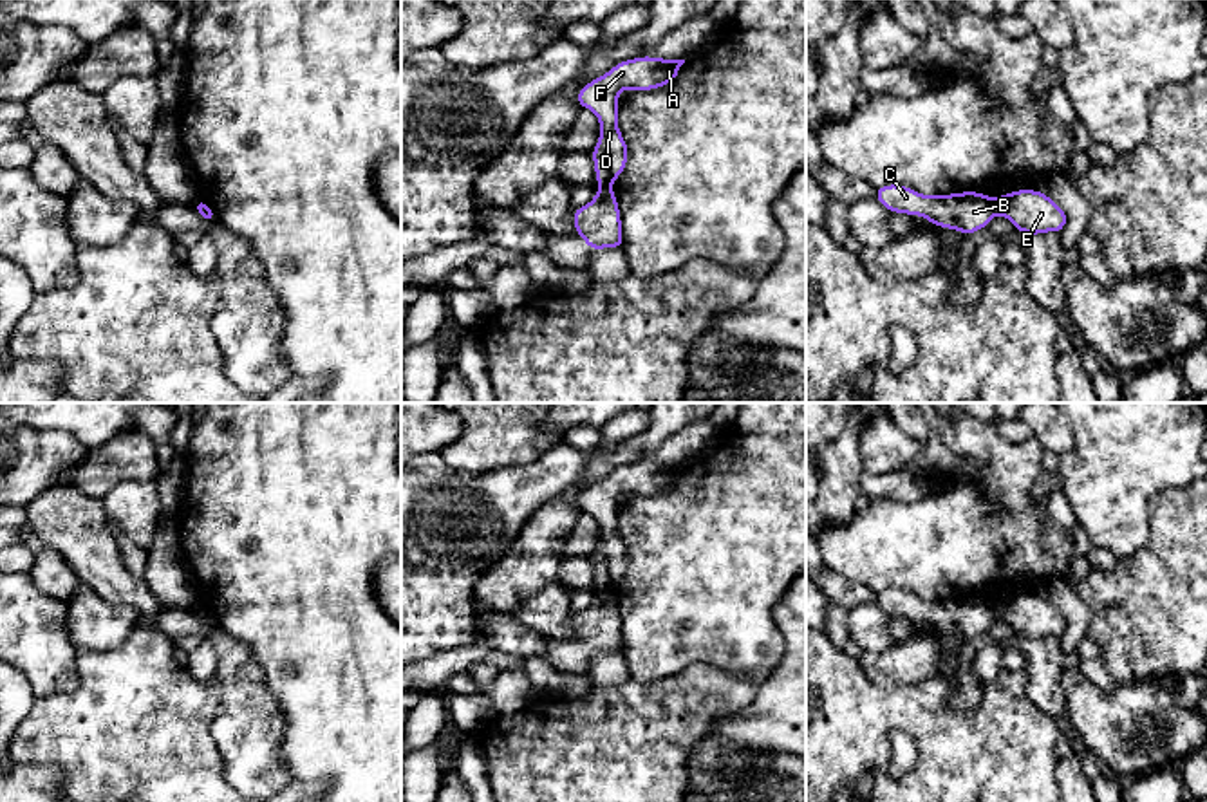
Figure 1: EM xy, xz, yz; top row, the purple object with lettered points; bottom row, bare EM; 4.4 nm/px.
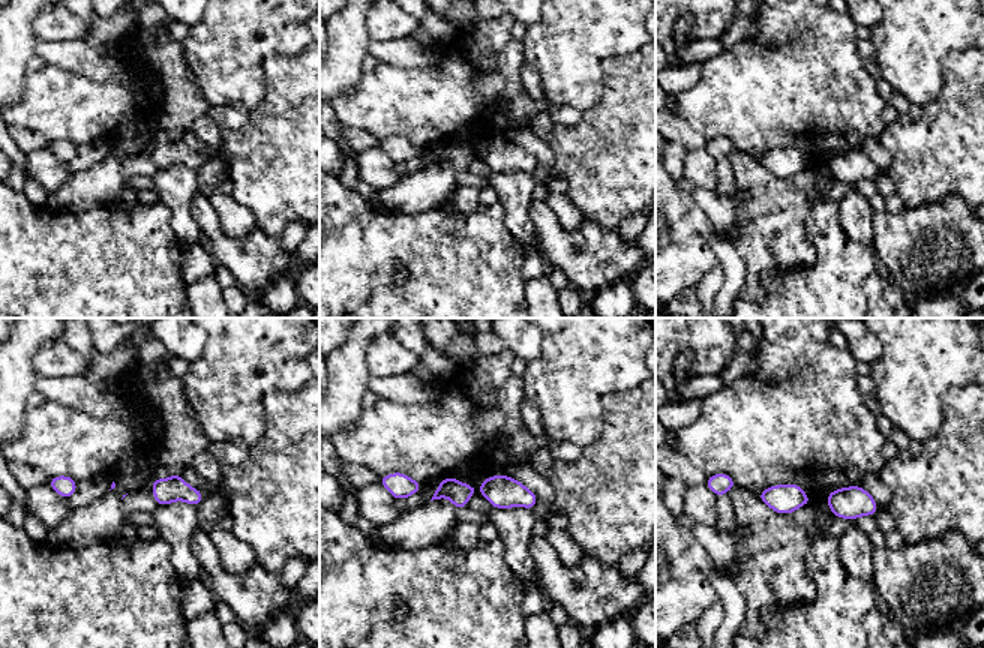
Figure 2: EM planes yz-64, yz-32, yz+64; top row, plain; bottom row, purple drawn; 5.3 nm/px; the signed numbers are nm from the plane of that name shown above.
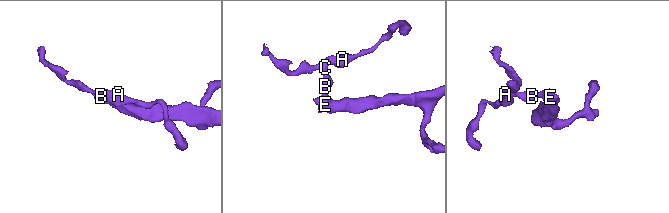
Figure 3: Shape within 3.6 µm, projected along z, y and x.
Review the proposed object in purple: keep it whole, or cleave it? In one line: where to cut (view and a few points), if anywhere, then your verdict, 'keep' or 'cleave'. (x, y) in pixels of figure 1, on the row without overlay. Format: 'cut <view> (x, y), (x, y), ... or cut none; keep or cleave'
cut yz (994, 606), (998, 616); cleave

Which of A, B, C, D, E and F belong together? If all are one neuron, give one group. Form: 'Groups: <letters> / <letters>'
Groups: A B C D F / E

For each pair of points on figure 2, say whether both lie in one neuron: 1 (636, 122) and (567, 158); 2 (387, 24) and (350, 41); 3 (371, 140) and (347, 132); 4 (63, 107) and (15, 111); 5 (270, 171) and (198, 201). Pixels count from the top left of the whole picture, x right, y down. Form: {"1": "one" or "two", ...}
{"1": "one", "2": "two", "3": "one", "4": "one", "5": "two"}

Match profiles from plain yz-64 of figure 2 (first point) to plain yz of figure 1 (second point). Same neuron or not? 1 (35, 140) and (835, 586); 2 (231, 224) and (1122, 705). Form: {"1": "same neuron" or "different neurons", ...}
{"1": "same neuron", "2": "different neurons"}

